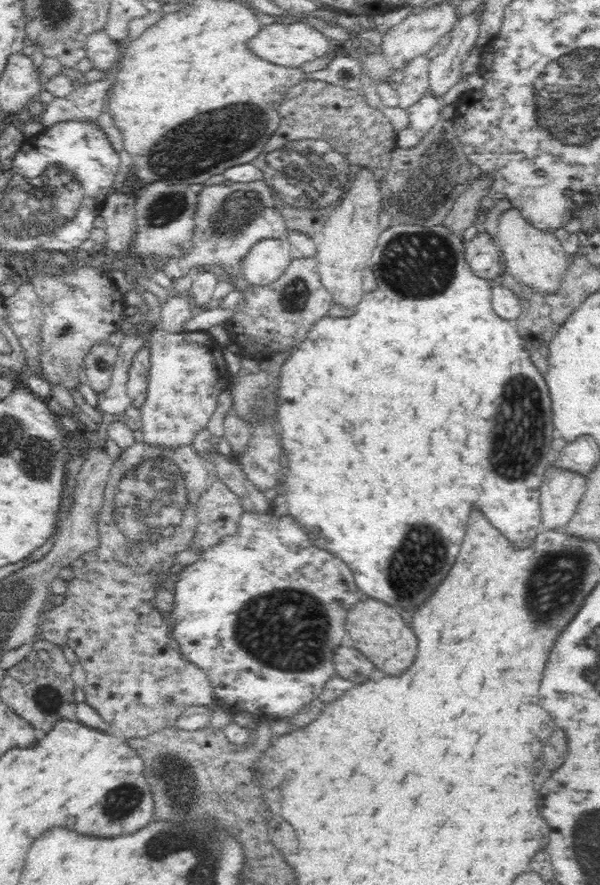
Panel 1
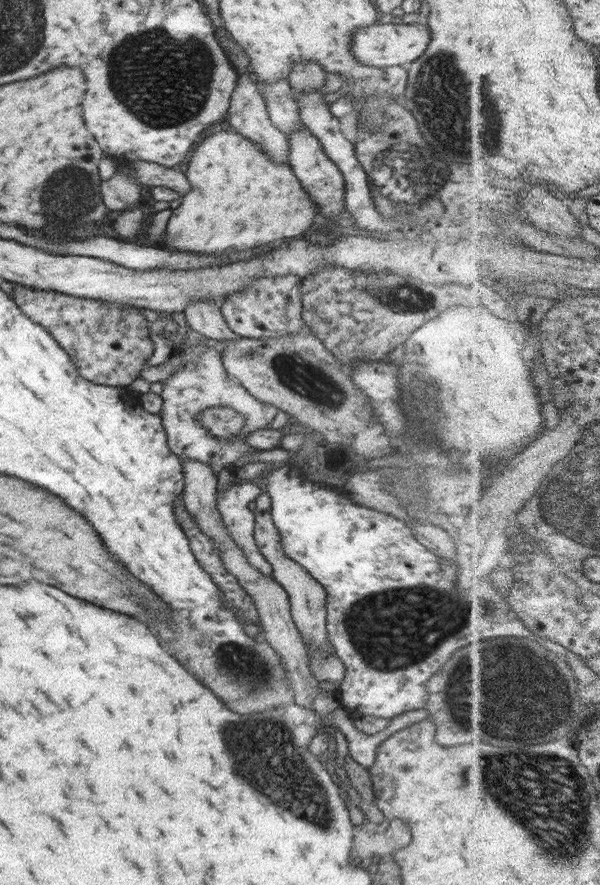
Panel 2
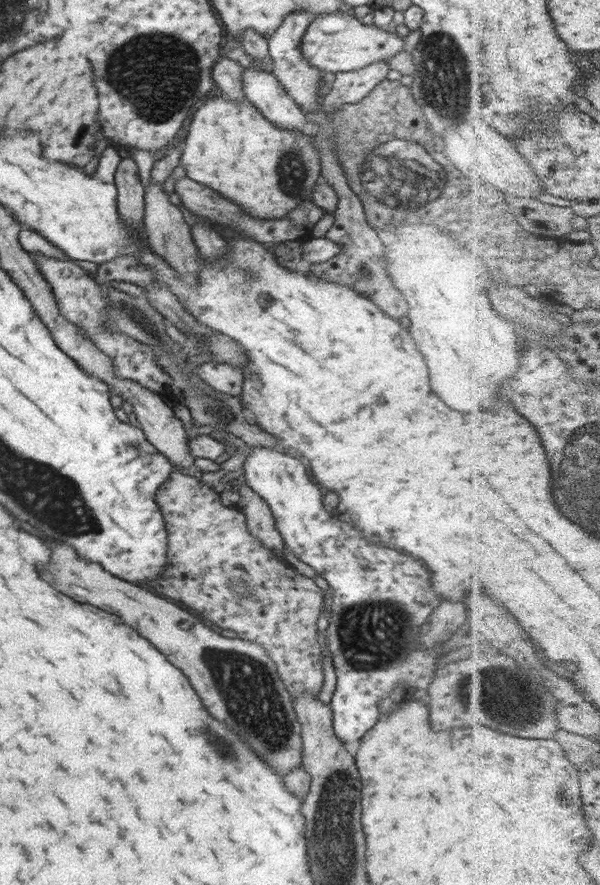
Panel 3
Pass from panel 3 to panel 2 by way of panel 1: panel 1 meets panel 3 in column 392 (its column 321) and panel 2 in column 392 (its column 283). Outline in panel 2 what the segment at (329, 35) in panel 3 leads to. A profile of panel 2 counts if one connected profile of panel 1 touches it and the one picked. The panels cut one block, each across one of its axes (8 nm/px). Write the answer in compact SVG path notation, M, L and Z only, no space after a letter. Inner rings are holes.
M380 24L368 29L357 29L352 34L352 55L360 63L373 67L406 66L422 56L430 42L428 26L420 24Z

